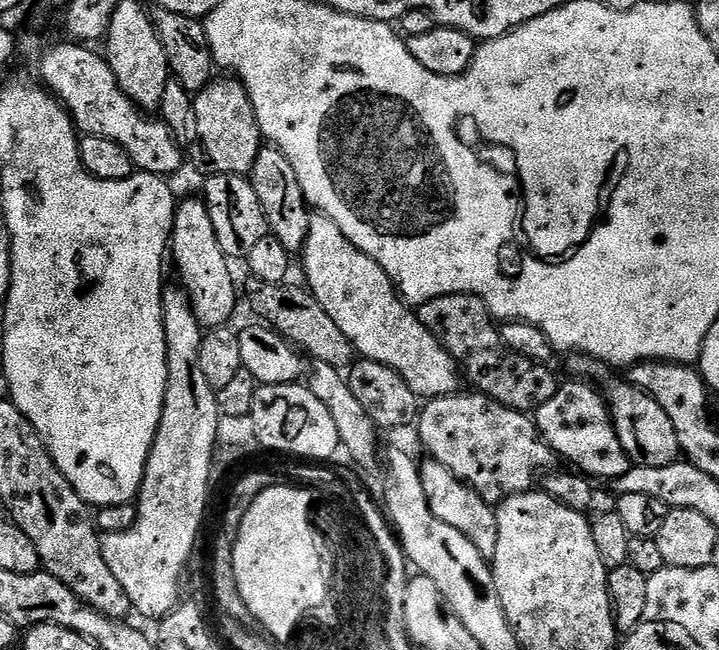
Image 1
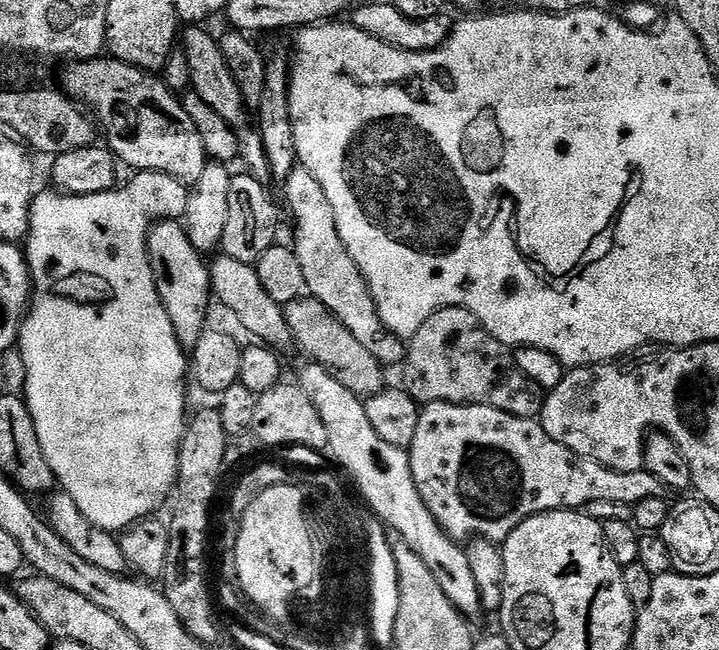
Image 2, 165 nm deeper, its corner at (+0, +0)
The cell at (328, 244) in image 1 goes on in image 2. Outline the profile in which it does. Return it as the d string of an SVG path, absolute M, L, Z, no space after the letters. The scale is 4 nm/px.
M299 166L292 169L284 181L284 200L288 203L288 212L296 223L296 241L294 247L298 254L298 263L302 265L305 289L311 299L322 302L370 354L379 360L381 365L396 364L405 359L406 344L401 337L393 336L385 328L376 313L376 303L368 289L368 283L358 270L354 258L346 250L342 238L338 234L338 226L334 222L334 210L330 206L330 198L326 198L326 190L322 190L322 182L310 174L310 170Z

